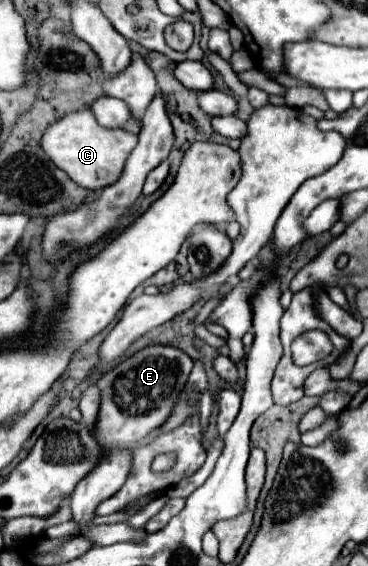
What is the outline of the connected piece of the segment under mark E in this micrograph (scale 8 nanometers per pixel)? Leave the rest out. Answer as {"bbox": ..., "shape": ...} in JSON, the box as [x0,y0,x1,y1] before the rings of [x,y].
{"bbox":[70,346,192,546],"shape":[[[148,346],[134,356],[120,362],[114,370],[104,374],[96,384],[102,392],[102,404],[98,412],[98,420],[94,426],[96,440],[106,446],[106,454],[102,462],[76,486],[70,496],[72,520],[82,526],[76,536],[88,538],[94,546],[108,546],[114,542],[140,542],[146,532],[142,528],[134,530],[130,524],[92,524],[94,512],[100,502],[114,495],[126,482],[130,472],[130,450],[136,444],[146,444],[148,438],[160,428],[172,412],[172,406],[182,392],[188,374],[192,370],[192,360],[180,348],[172,346]]]}

